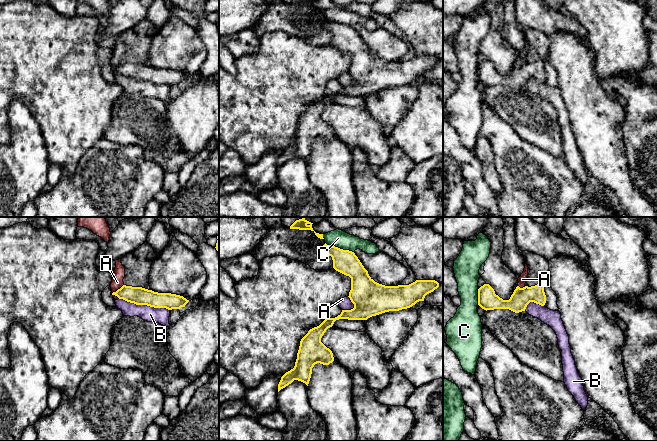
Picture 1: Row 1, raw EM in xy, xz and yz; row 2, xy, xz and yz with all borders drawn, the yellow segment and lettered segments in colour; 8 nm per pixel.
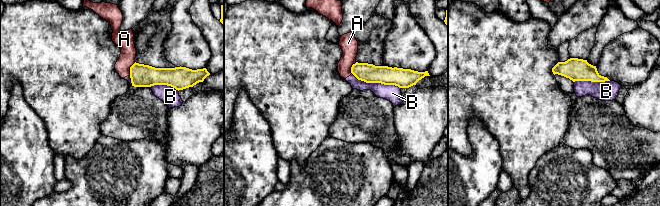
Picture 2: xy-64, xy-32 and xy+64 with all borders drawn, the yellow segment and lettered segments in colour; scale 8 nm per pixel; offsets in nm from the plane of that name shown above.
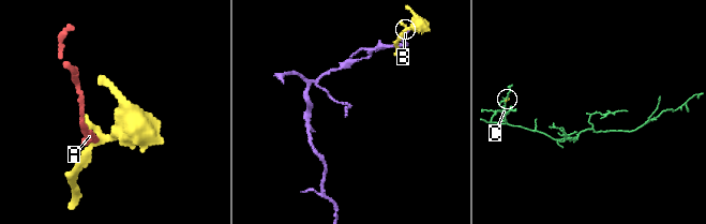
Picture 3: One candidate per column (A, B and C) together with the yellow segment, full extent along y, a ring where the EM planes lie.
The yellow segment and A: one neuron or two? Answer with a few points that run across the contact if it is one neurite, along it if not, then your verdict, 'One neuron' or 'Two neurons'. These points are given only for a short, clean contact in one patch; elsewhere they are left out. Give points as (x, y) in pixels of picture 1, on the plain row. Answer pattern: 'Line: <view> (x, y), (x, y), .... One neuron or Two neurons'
Line: xy (123, 60), (112, 69), (113, 71). Two neurons

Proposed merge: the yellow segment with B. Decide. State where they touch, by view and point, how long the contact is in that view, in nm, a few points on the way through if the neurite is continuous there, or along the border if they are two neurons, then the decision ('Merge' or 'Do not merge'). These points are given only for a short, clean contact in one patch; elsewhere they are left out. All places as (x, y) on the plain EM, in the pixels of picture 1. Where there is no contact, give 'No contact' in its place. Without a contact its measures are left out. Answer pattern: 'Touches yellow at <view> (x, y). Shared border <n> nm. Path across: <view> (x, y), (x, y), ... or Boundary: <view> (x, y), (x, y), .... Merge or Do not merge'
Touches yellow at xy (144, 80). Shared border 420 nm. Boundary: xy (119, 74), (136, 80), (165, 83), (169, 86). Do not merge

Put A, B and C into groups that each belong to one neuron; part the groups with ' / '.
A B / C

